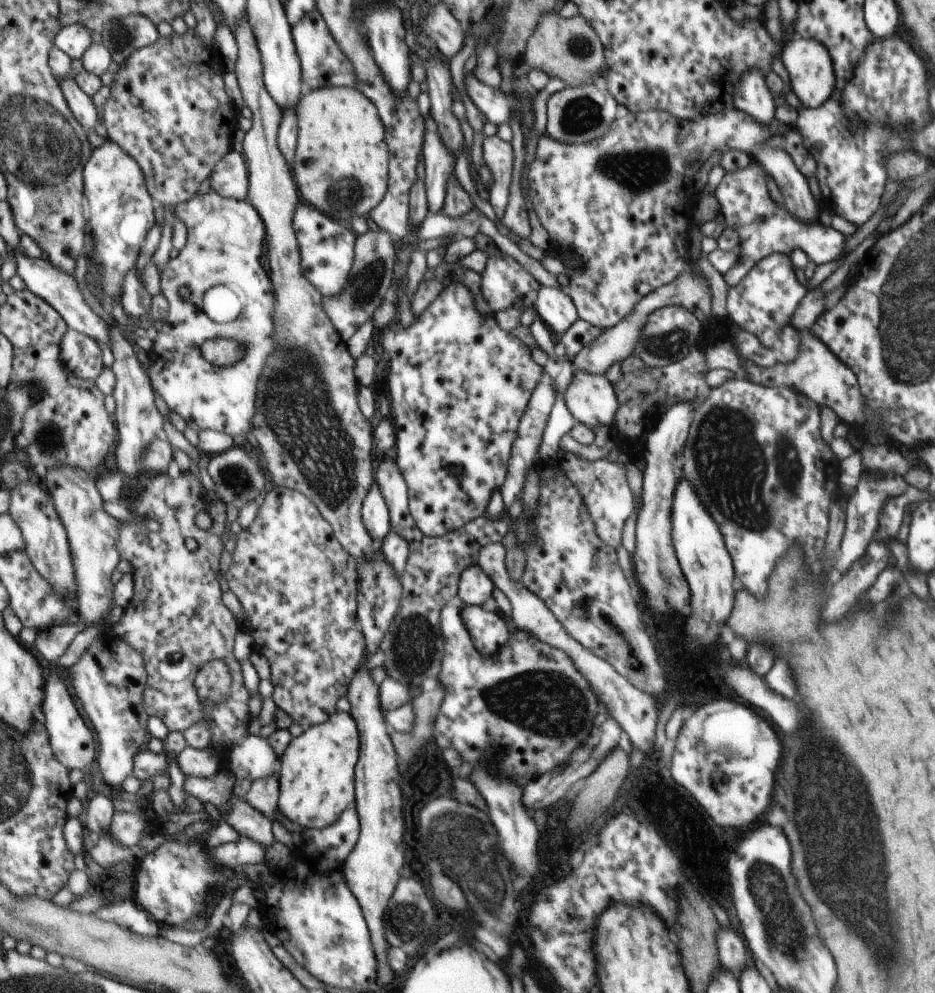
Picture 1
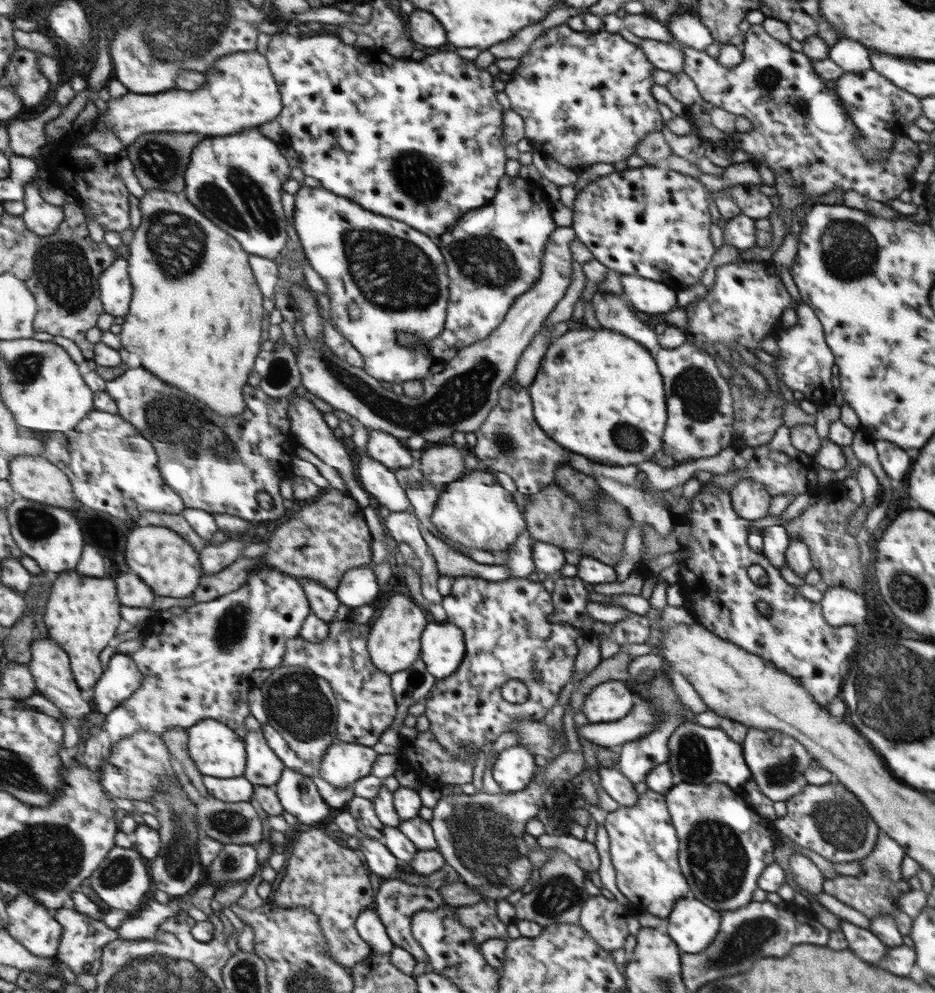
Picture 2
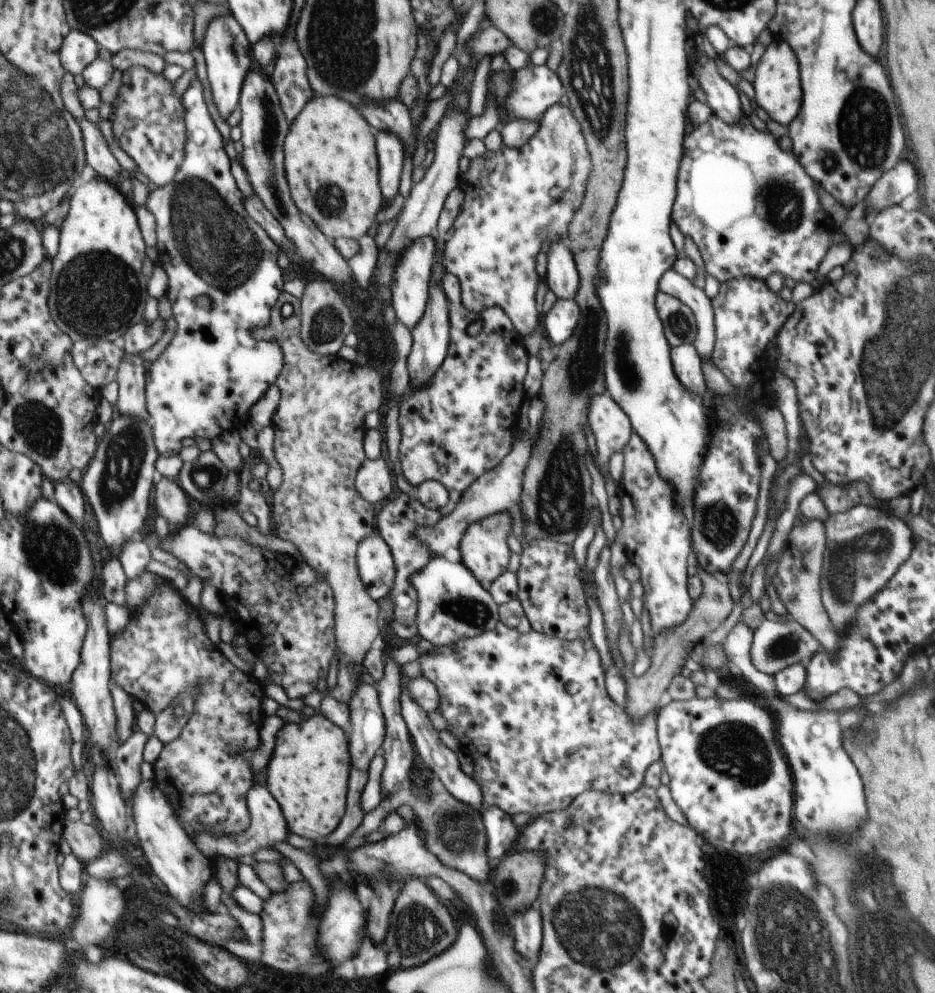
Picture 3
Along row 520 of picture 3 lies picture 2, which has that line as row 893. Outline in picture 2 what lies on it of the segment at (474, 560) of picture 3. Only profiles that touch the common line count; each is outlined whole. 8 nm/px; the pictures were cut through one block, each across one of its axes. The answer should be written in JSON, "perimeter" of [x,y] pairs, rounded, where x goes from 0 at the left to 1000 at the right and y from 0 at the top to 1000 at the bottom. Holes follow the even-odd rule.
{"perimeter":[[[607,708],[602,713],[602,721],[600,722],[600,732],[602,741],[605,743],[605,756],[596,760],[582,775],[573,774],[572,780],[557,797],[536,800],[522,800],[511,797],[506,801],[493,800],[476,800],[472,801],[462,817],[462,824],[459,828],[462,840],[467,852],[467,856],[472,859],[474,866],[478,869],[491,882],[491,886],[502,893],[506,898],[518,902],[523,906],[534,906],[541,904],[549,896],[561,896],[564,887],[569,883],[568,872],[566,866],[559,862],[564,860],[564,852],[559,850],[557,842],[559,842],[559,830],[570,823],[574,822],[576,816],[582,814],[579,802],[584,798],[585,792],[594,783],[604,787],[606,790],[616,779],[624,775],[625,766],[621,760],[621,752],[617,746],[615,736],[615,728],[613,725],[613,717],[611,717]]]}

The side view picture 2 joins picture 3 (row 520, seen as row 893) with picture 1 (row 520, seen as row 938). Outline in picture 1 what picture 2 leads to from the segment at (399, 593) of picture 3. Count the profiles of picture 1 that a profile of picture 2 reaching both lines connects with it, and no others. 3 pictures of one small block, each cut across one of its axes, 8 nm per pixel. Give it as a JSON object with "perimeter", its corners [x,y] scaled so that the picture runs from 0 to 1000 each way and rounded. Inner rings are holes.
{"perimeter":[[[551,443],[544,453],[542,475],[534,493],[539,508],[537,521],[533,525],[524,525],[514,519],[510,523],[504,523],[497,531],[477,536],[476,539],[468,541],[455,540],[441,523],[436,515],[435,488],[422,464],[410,459],[402,469],[401,485],[415,512],[417,532],[420,531],[436,548],[436,561],[431,576],[426,582],[430,587],[432,599],[429,611],[421,620],[421,626],[417,628],[416,634],[405,651],[405,655],[410,657],[407,671],[414,681],[431,688],[441,697],[448,695],[448,691],[455,685],[463,687],[472,676],[475,642],[470,630],[471,614],[478,608],[478,604],[482,604],[487,600],[492,578],[504,569],[510,570],[514,549],[534,547],[542,536],[542,513],[558,494],[563,480],[561,473],[569,470],[564,469],[564,465],[568,465],[568,463],[547,463],[547,459],[551,459]]]}

